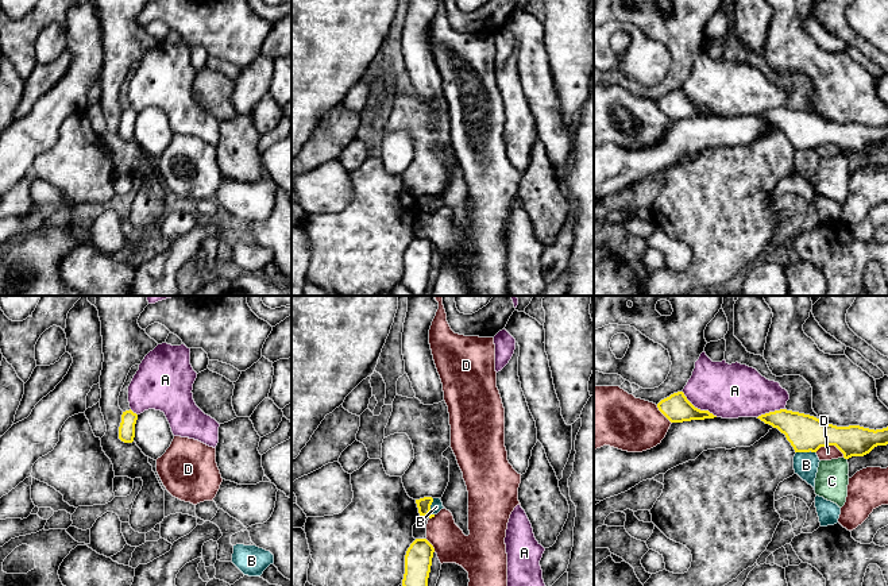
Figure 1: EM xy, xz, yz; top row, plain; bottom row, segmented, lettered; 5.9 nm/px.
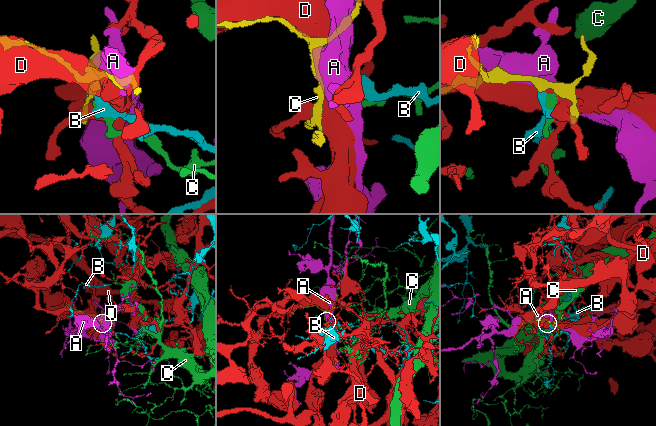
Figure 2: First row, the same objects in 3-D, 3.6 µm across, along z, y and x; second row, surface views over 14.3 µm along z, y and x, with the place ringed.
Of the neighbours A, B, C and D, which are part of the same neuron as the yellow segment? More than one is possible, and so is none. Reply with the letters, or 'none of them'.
none of them

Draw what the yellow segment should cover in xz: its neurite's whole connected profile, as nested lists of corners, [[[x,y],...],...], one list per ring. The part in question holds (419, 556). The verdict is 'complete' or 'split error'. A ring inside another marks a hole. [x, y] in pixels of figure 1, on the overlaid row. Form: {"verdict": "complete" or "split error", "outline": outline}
{"verdict": "complete", "outline": [[[416,539],[405,555],[402,586],[428,586],[435,548],[426,539]]]}

